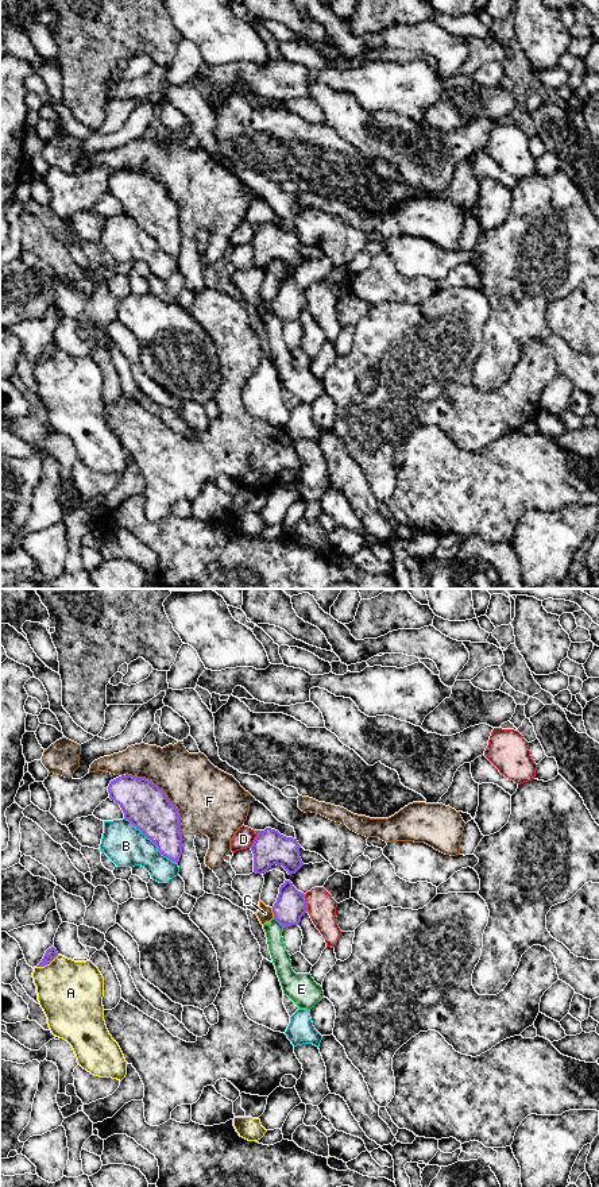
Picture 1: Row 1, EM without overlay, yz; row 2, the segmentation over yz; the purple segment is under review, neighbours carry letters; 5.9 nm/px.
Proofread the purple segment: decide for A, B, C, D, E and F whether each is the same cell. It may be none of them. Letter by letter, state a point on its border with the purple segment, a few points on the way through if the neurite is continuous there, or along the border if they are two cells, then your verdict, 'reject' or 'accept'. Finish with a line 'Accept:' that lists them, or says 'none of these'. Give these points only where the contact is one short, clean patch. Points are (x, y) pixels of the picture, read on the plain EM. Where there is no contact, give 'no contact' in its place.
A: contact yz (47, 358); border yz (58, 350), (49, 358), (37, 362); reject
B: contact yz (151, 235); reject
C: contact yz (273, 307); border yz (271, 303), (274, 312); reject
D: contact yz (255, 234); reject
E: contact yz (279, 318); border yz (274, 312), (283, 322); reject
F: contact yz (165, 189); reject
Accept: none of these

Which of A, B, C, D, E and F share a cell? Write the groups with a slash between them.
A / B / C E / D / F

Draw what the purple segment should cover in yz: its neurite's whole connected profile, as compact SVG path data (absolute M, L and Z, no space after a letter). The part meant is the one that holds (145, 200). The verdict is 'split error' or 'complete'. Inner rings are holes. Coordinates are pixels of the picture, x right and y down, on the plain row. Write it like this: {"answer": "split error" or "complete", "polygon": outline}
{"answer": "complete", "polygon": "M125 169L111 176L108 188L120 200L124 213L150 234L163 251L179 257L179 208L162 184L146 173Z"}

